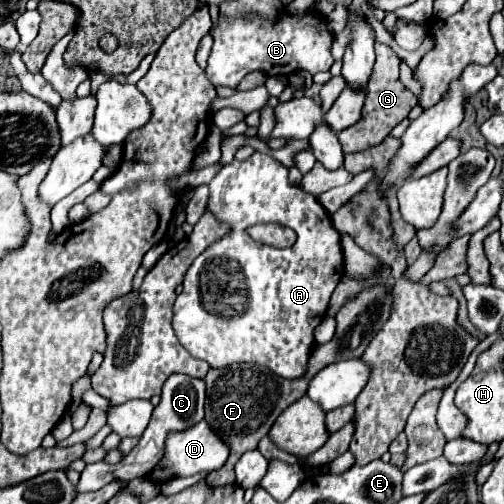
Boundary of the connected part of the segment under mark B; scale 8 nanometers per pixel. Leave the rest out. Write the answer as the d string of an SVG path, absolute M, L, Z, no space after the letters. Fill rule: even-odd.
M309 11L305 15L285 15L281 13L275 21L265 21L259 17L243 17L243 19L225 19L219 17L219 25L211 29L215 39L213 51L209 55L209 63L205 75L213 83L213 87L237 87L239 81L251 71L271 73L295 73L305 69L309 73L329 71L333 65L331 43L333 35L327 29L325 15L317 11Z

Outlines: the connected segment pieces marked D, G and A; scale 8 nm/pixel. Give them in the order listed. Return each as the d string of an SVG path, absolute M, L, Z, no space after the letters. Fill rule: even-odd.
M199 421L197 425L183 429L181 433L169 433L169 437L165 439L165 453L161 461L149 471L147 479L153 485L161 485L177 477L191 477L203 471L215 471L225 465L227 457L229 457L229 447L223 441L219 441L219 437L211 431L211 427L205 421Z
M383 43L375 45L375 53L377 53L377 61L375 61L373 73L369 77L369 85L367 85L367 111L355 125L351 125L349 129L339 133L339 143L343 147L343 153L357 153L357 151L365 151L365 149L377 145L417 105L417 97L399 81L399 63L401 61L397 57L397 53L389 45L383 45Z
M253 153L249 159L245 161L231 161L229 165L223 165L223 169L213 177L213 181L209 183L209 201L207 201L207 209L221 221L221 223L229 223L231 231L217 239L215 245L209 245L209 249L205 249L193 263L191 267L187 269L185 273L185 279L183 279L183 291L181 295L177 295L175 299L175 305L173 305L173 329L175 329L175 335L179 339L179 343L197 359L203 359L207 361L211 367L229 367L231 363L257 363L261 367L269 367L273 373L277 373L279 377L287 377L287 379L295 379L295 377L301 377L305 373L305 365L307 365L307 359L311 355L311 349L313 349L313 329L323 321L325 317L325 311L327 311L327 305L329 305L329 299L331 299L331 293L333 289L337 287L339 279L343 277L343 251L341 251L341 243L339 243L339 231L333 229L333 221L329 219L331 215L325 213L325 209L321 207L321 203L305 193L299 185L291 185L287 181L287 167L277 161L275 157L271 155L265 155L265 153ZM257 223L279 223L279 225L285 225L285 227L291 227L295 233L297 233L297 241L293 247L289 249L277 249L277 247L271 247L271 245L265 245L265 243L257 243L249 233L247 229L257 225ZM267 273L269 273L269 337L267 337Z

